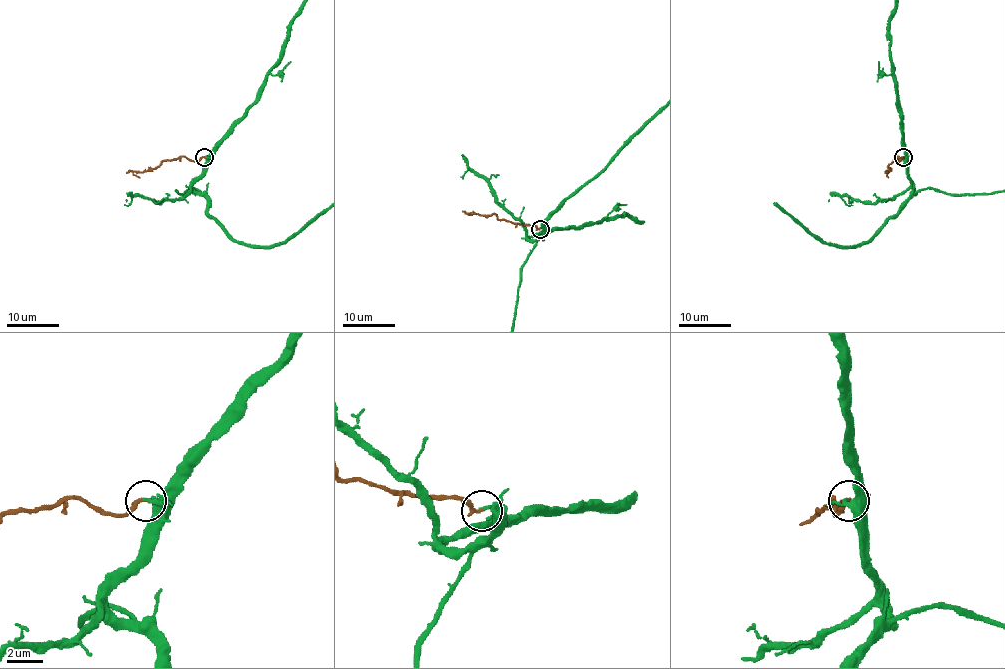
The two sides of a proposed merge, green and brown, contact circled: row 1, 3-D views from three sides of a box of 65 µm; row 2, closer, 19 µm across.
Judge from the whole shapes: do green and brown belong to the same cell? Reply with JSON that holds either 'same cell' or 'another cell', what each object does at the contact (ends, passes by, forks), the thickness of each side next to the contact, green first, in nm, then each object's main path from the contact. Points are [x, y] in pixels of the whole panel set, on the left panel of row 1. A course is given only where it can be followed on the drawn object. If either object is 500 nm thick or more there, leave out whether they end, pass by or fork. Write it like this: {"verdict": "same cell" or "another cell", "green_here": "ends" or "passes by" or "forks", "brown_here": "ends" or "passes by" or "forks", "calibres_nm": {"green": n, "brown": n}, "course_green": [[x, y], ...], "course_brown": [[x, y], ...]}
{"verdict": "same cell", "green_here": "passes by", "brown_here": "ends", "calibres_nm": {"green": 140, "brown": 240}, "course_brown": [[203, 157], [197, 161], [178, 156], [143, 171], [126, 173]]}

